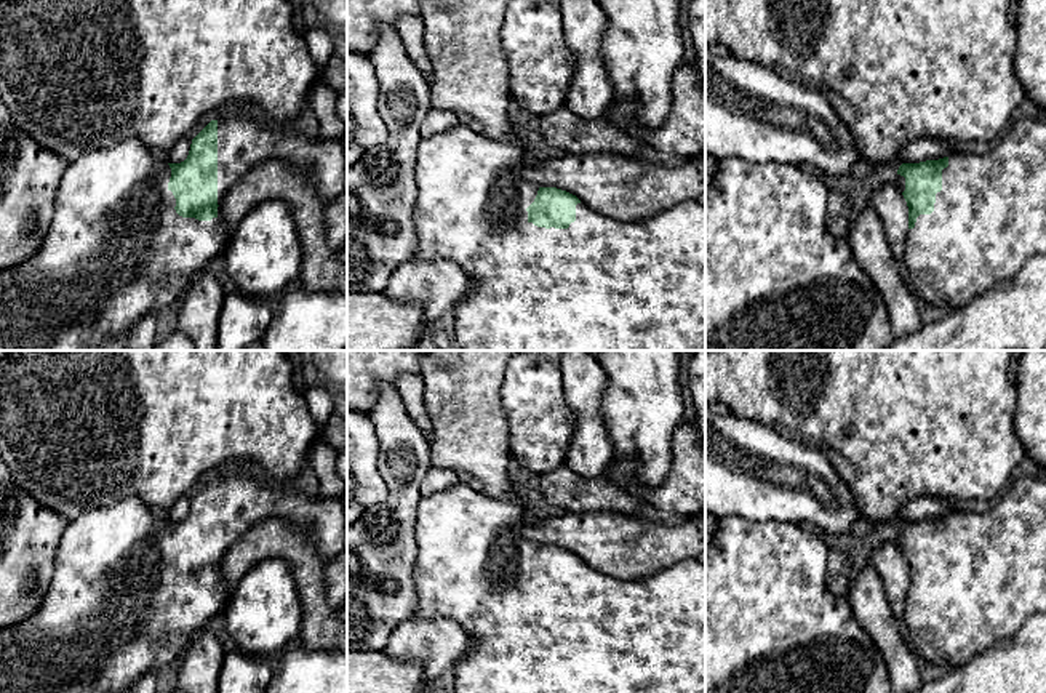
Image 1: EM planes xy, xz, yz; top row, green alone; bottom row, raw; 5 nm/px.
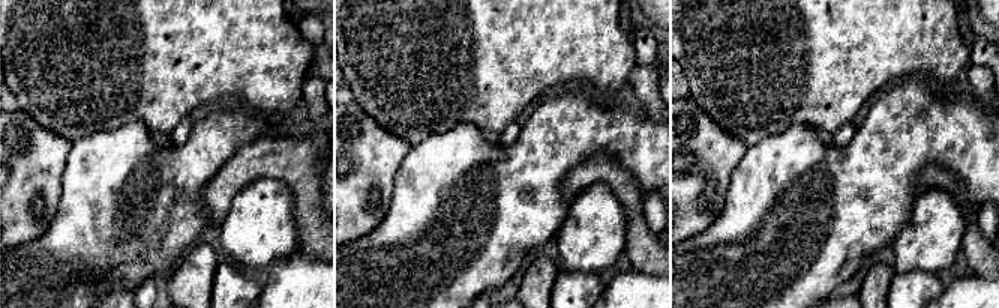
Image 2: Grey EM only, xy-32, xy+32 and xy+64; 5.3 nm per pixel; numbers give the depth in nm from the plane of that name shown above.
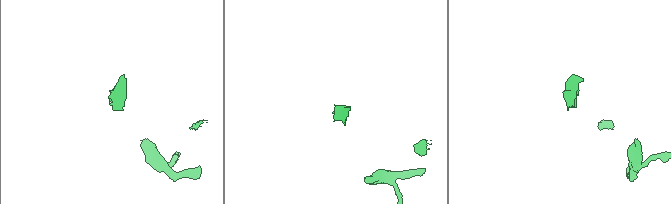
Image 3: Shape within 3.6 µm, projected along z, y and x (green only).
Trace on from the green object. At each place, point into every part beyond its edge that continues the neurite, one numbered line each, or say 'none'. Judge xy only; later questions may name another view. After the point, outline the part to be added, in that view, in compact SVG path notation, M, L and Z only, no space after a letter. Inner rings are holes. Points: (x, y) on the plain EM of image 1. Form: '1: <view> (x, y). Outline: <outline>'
1: xy (117, 608). Outline: M128 496L112 506L90 509L69 520L56 551L53 579L40 608L19 624L0 629L0 693L118 693L130 690L141 675L178 661L190 639L208 627L214 615L226 611L232 592L226 589L219 576L198 579L179 575L174 568L176 557L168 547L170 536L170 523L157 520L149 506L136 496Z

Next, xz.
1: xz (602, 634). Outline: M459 480L445 491L422 496L417 506L417 557L414 583L417 605L414 615L424 619L454 619L470 637L470 650L451 669L454 693L705 693L705 565L697 559L681 560L641 579L621 579L605 575L585 562L576 563L576 579L568 587L537 586L528 579L526 567L534 560L539 546L523 536L526 507L515 483L501 496L488 496L470 483Z

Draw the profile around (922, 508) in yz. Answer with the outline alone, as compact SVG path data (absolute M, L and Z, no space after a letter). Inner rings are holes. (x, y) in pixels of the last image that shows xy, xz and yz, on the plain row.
M920 496L904 503L892 520L897 520L899 523L920 522L950 515L955 511L958 509L952 507L945 499Z

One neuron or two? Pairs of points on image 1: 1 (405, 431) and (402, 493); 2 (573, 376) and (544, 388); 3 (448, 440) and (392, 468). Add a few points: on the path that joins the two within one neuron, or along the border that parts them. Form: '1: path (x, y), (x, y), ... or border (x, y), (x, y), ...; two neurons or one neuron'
1: path (403, 447), (403, 477); one neuron
2: border (560, 367), (565, 400), (576, 416); two neurons
3: border (427, 440), (431, 464); two neurons

